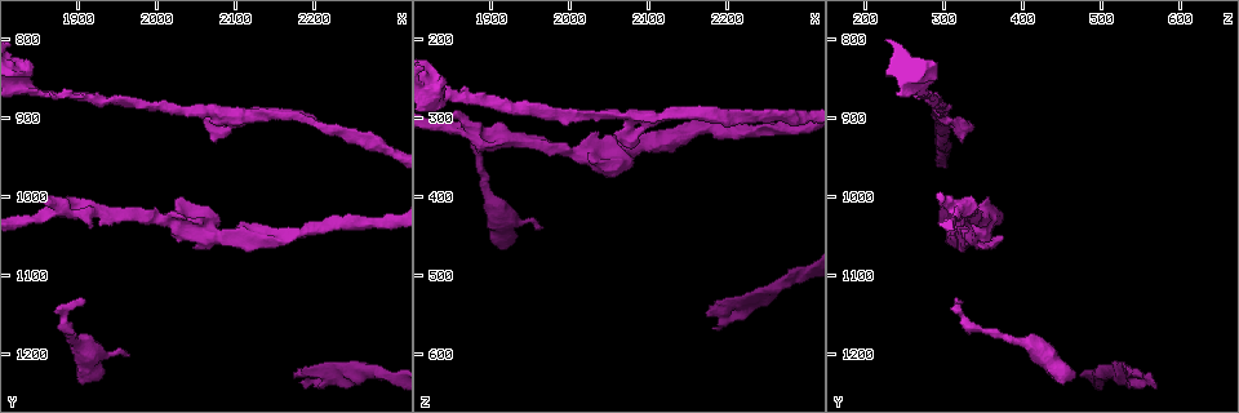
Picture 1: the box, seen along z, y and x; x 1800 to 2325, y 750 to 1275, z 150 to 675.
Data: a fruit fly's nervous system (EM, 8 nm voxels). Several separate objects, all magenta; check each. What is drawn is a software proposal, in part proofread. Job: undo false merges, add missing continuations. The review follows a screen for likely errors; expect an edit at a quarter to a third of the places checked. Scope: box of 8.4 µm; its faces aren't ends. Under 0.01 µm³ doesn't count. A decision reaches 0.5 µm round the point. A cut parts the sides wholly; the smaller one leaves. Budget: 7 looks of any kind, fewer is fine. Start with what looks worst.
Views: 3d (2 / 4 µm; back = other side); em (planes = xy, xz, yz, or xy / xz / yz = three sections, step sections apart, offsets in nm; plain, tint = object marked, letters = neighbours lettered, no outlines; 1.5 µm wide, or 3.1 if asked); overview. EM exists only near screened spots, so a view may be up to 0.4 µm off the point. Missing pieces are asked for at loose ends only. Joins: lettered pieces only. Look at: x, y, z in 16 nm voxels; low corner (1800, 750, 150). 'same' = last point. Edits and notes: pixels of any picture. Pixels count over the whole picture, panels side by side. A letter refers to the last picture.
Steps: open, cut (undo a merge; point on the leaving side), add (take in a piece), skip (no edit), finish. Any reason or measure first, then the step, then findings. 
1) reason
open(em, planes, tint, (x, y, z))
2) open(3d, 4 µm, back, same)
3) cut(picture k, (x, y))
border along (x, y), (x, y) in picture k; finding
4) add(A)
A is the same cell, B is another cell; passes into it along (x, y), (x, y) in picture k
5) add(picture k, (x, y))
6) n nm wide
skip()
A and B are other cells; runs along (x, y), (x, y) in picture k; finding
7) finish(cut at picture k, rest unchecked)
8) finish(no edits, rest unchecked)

free end
open(3d, 2 µm, (2175, 1225, 550))

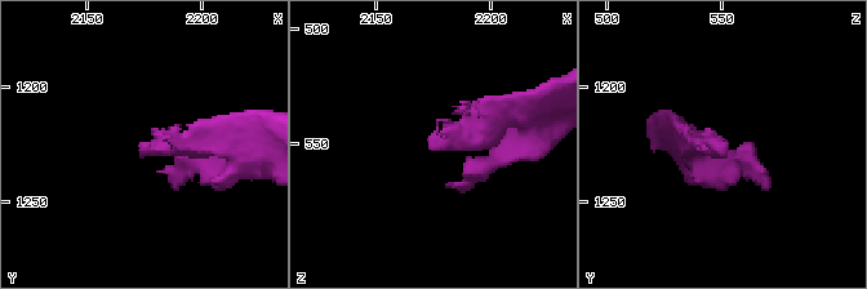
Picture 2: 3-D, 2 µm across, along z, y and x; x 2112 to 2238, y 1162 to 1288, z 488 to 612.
now the EM
open(em, planes, plain, (2174, 1228, 549))

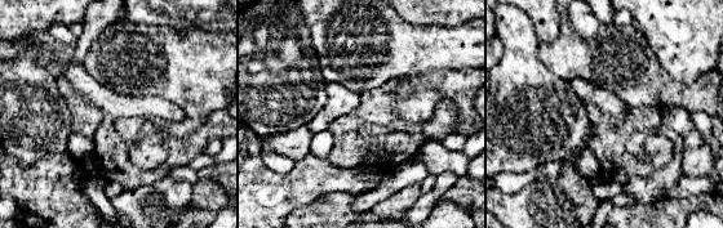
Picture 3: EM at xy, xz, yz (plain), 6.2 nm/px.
see the neighbours
open(em, planes, letters, same)

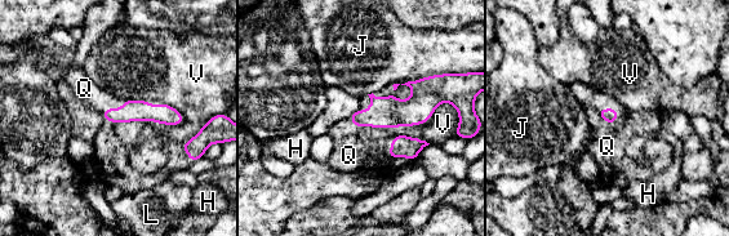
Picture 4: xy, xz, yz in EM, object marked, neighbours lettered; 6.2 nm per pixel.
add(Q)
Q is the same cell, H, J, L and V are other cells; it goes on there

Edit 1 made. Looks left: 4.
see it whole again
open(overview)

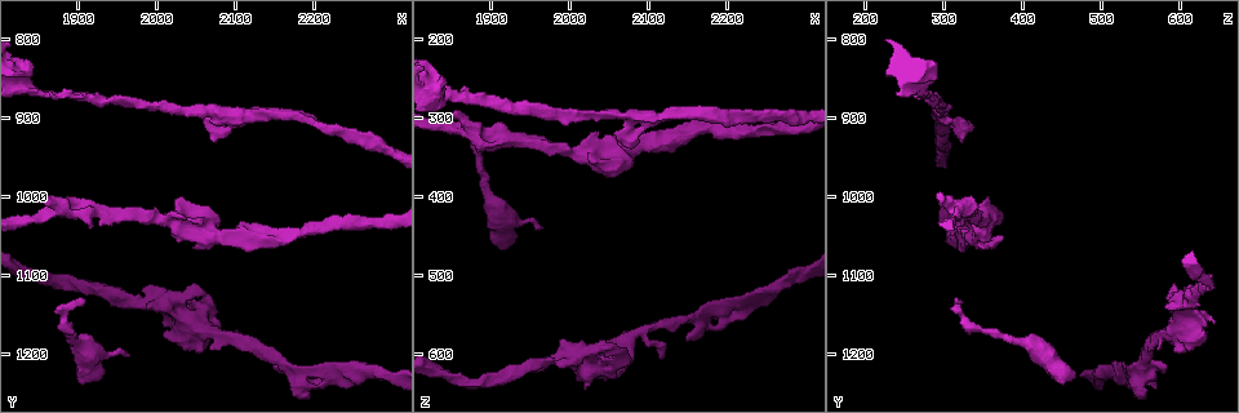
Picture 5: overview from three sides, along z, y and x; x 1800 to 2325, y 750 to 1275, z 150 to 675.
open(em, planes, letters, (2010, 1165, 630))

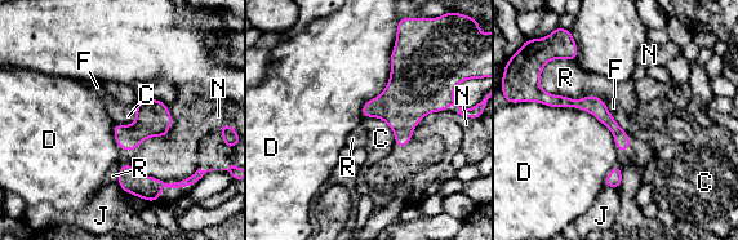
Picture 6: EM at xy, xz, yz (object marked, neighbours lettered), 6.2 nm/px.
skip()
C, D, F, J, N and R are other cells; runs along (558, 101), (590, 103), (626, 146) in picture 6; none of them fits

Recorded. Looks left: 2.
open(em, planes, letters, (1880, 1170, 355))

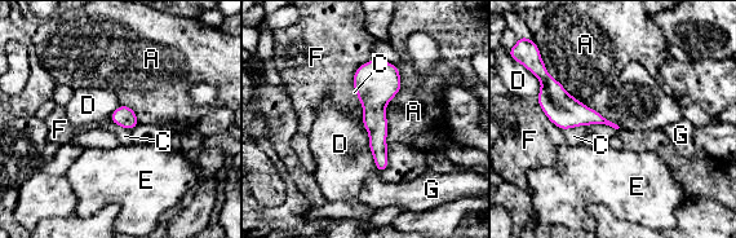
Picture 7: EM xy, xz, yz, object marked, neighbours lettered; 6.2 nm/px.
60 nm wide
skip()
A, C, D, E, F and G are other cells; border along (360, 122), (377, 172) in picture 7; all the same neuron

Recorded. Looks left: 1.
finish(add at picture 4, rest unchecked)

